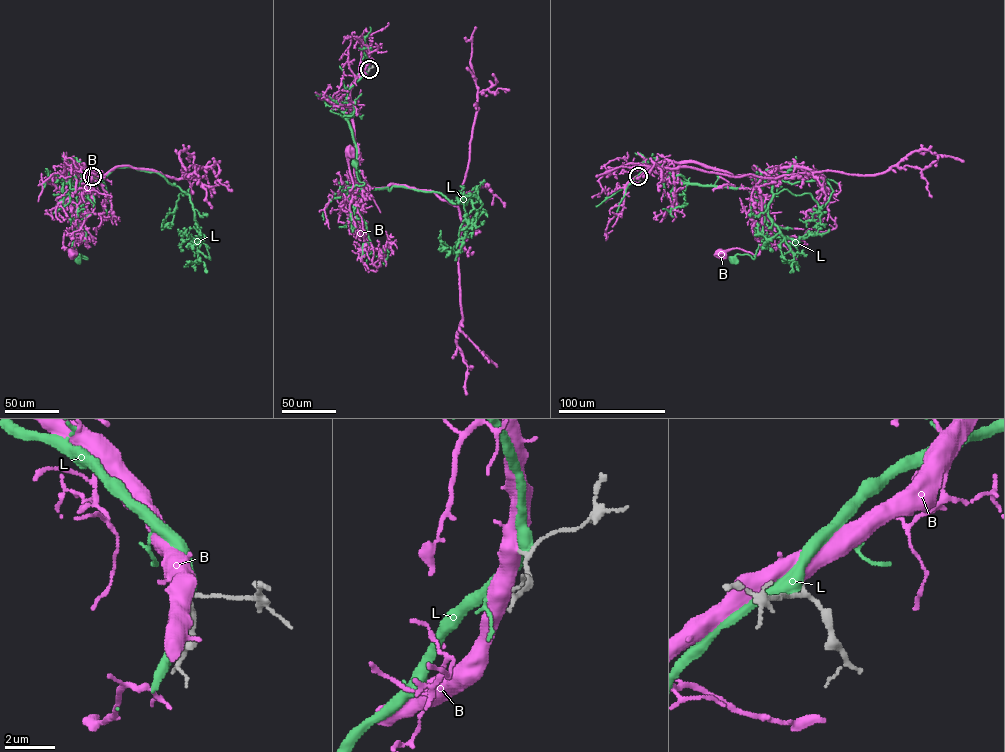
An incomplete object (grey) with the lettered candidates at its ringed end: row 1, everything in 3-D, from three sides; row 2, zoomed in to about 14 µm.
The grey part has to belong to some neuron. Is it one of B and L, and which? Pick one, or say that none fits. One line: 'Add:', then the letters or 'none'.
Add: B

